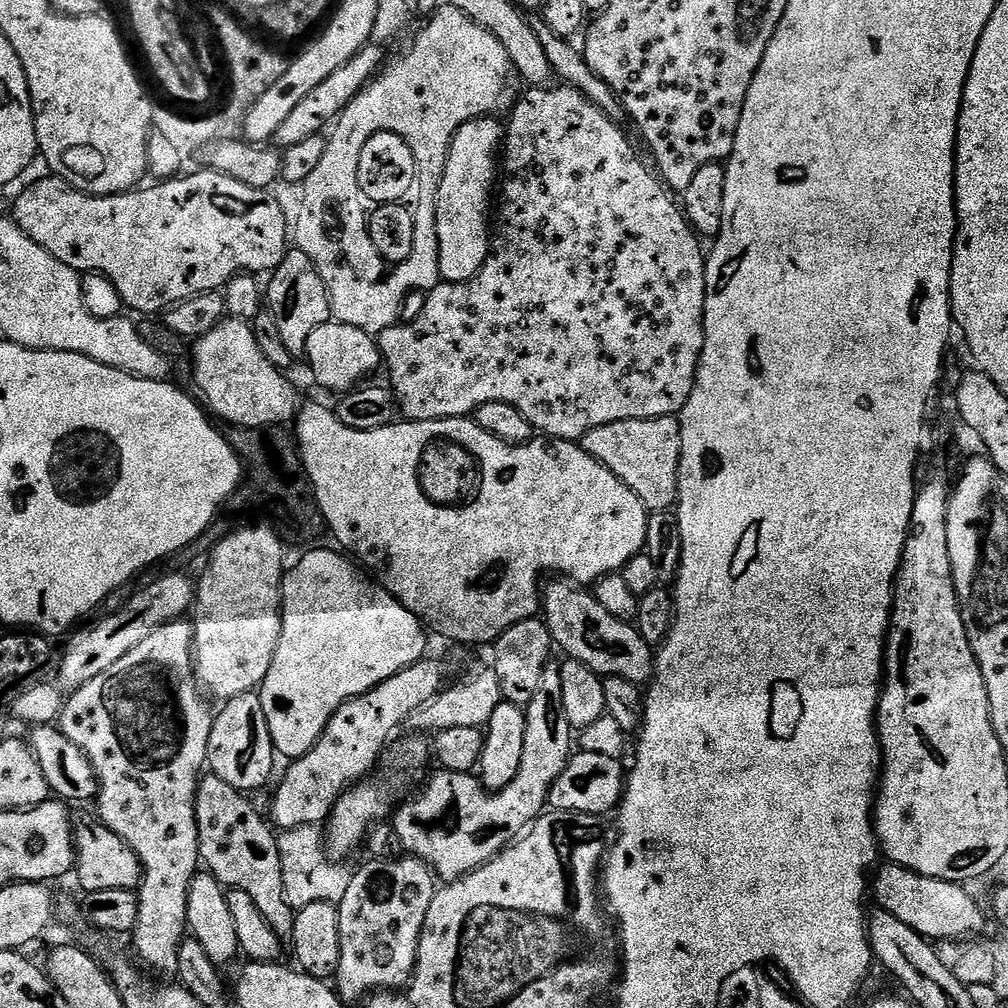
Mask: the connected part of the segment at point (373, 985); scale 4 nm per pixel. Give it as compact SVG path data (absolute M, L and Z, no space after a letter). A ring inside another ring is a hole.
M405 855L394 860L372 858L367 862L353 871L346 898L338 905L342 958L334 987L345 1002L360 1002L378 992L400 990L411 981L426 910L430 910L430 902L438 891L437 877L424 860Z

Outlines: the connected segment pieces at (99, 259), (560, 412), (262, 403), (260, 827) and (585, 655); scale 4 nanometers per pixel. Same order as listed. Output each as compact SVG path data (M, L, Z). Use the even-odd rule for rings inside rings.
M203 171L196 172L193 176L184 174L175 180L153 183L153 188L140 186L130 192L121 192L118 196L91 196L70 186L61 176L44 174L41 180L34 181L17 198L10 216L27 236L34 238L34 242L38 242L38 246L42 246L42 250L54 254L54 258L65 263L68 268L73 268L74 271L81 274L101 272L106 278L110 278L110 282L114 282L118 294L129 309L133 308L136 312L144 312L140 314L160 314L171 308L173 304L180 304L192 296L203 292L221 291L238 274L261 274L260 272L271 274L275 272L276 268L284 261L284 253L290 248L290 220L284 217L284 208L271 196L273 194L271 191L246 186L246 182L238 182L221 172Z
M559 86L560 88L545 87L529 87L525 96L515 101L514 107L511 109L512 117L506 120L506 139L502 145L502 192L504 188L504 205L498 208L498 224L500 220L500 229L495 229L494 235L490 240L490 251L486 262L482 266L482 270L474 278L470 278L464 284L450 284L441 282L423 297L424 305L420 308L416 320L412 320L409 324L405 322L397 322L391 328L387 328L384 332L379 333L378 343L380 345L380 354L383 363L388 364L388 376L390 387L396 393L396 403L399 411L402 413L405 421L410 420L445 420L446 418L458 418L459 416L471 417L486 402L506 402L510 406L514 406L524 417L532 423L533 429L537 433L543 434L548 438L557 440L570 440L573 442L583 441L585 434L590 430L594 430L598 426L606 426L610 422L618 422L619 420L649 420L650 418L662 418L663 416L676 416L686 406L686 402L690 398L690 394L694 390L694 382L696 381L696 371L700 365L700 355L702 354L702 346L704 345L704 303L706 302L706 263L705 249L700 249L702 243L701 237L692 229L688 223L688 217L684 215L684 209L679 203L676 204L673 193L669 191L663 180L647 163L646 165L640 161L640 156L636 153L634 145L628 141L628 136L619 128L617 121L601 110L598 106L594 106L594 102L579 92L577 88L569 86Z
M221 320L214 330L195 341L191 356L196 384L204 395L203 403L209 409L212 407L228 426L272 430L295 421L298 411L296 388L284 377L287 375L262 354L262 346L258 346L249 321Z
M208 774L196 790L196 821L203 867L228 890L250 894L258 914L266 918L270 930L281 942L291 941L296 912L284 896L282 858L278 858L278 836L273 825L260 817L260 812L243 792ZM273 832L273 833L272 833Z
M573 581L570 584L545 583L542 590L542 614L546 625L551 631L553 643L566 652L571 659L578 660L601 677L622 677L634 684L645 685L651 681L655 672L655 653L653 647L642 638L639 629L629 621L614 618L602 604L598 602L595 593L583 585Z

